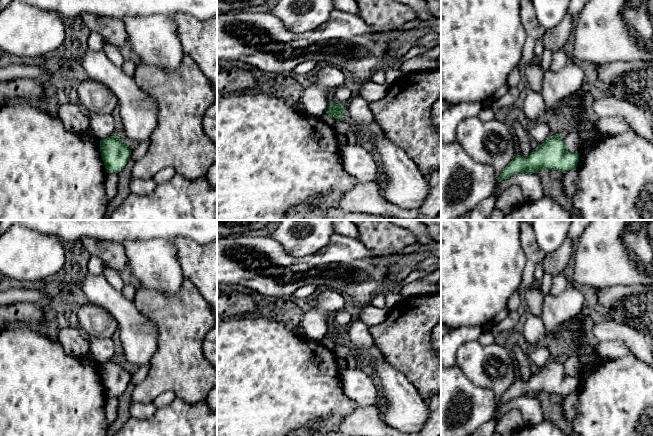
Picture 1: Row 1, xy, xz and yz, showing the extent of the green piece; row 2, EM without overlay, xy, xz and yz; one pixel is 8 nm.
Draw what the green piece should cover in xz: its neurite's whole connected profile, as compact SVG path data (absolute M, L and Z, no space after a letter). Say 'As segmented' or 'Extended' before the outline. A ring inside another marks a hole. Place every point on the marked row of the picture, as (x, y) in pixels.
As segmented. M331 103L326 114L334 117L336 120L343 118L344 114L346 113L346 108L343 105L336 104L336 103Z

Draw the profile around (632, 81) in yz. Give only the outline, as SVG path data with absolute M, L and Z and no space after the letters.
M653 61L614 62L596 68L605 95L632 103L653 116Z

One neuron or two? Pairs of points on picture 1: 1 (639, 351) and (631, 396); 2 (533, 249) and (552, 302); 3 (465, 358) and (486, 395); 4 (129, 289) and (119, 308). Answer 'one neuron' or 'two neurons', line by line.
1: two neurons
2: two neurons
3: two neurons
4: two neurons

